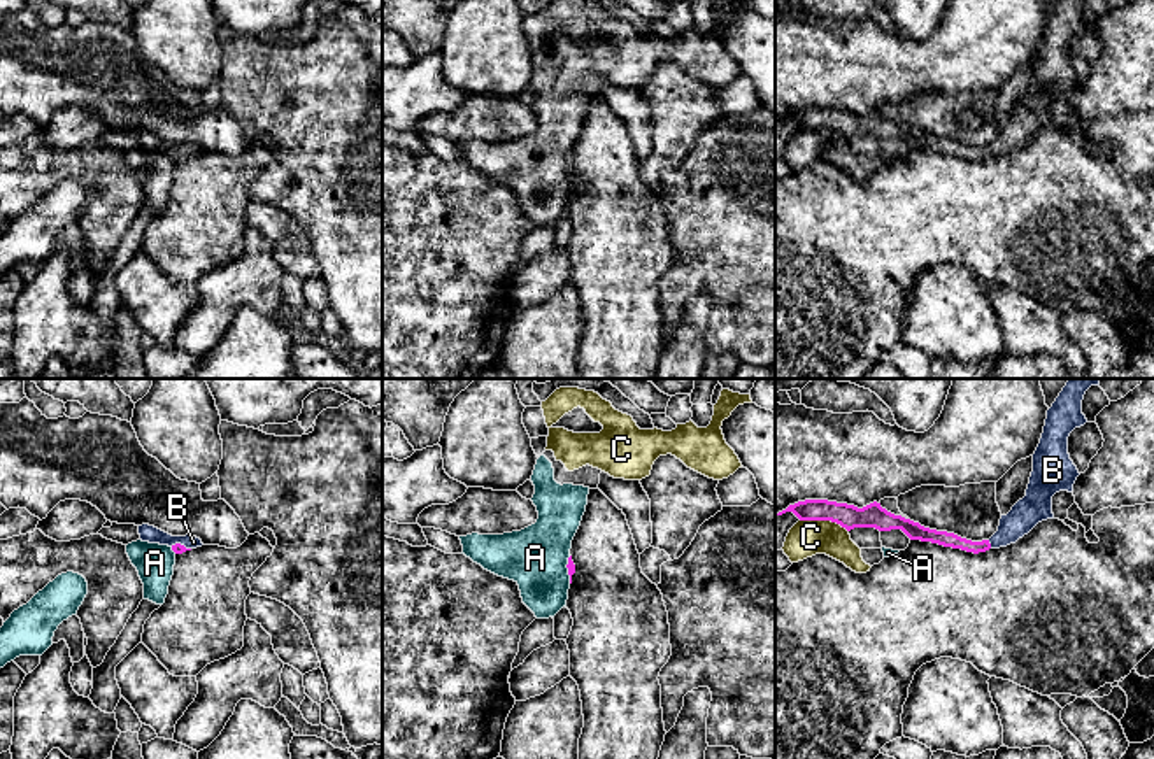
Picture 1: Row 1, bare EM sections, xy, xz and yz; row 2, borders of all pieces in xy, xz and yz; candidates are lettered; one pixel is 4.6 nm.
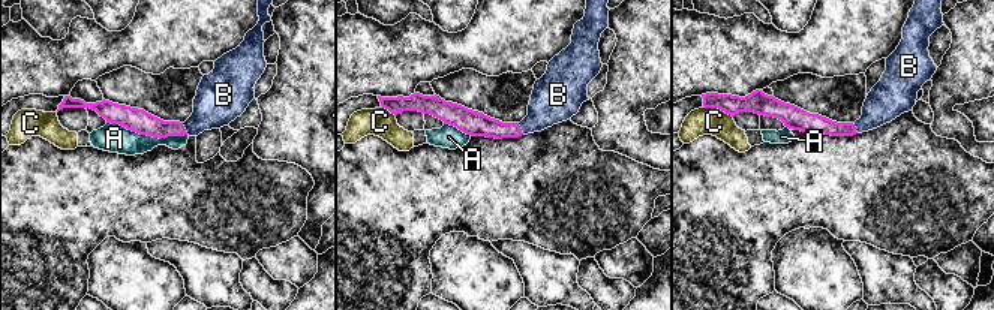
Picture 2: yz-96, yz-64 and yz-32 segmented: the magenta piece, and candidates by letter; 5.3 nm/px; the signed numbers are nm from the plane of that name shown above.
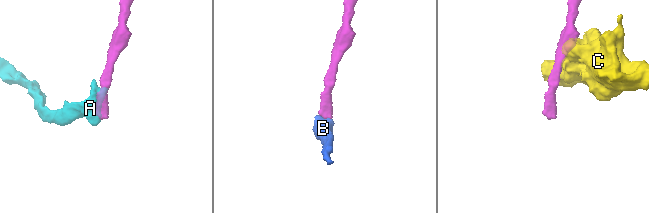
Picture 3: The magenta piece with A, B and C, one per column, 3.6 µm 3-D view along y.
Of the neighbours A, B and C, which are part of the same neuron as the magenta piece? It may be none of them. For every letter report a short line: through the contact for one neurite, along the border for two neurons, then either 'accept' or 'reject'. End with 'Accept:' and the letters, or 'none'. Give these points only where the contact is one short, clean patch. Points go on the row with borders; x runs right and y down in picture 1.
A: line xz (570, 556), (567, 565), (569, 582); reject
B: line yz (944, 539), (967, 546), (990, 544), (1002, 539), (1030, 510); accept
C: reject
Accept: B

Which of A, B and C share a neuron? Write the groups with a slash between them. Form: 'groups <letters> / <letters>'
groups A C / B

